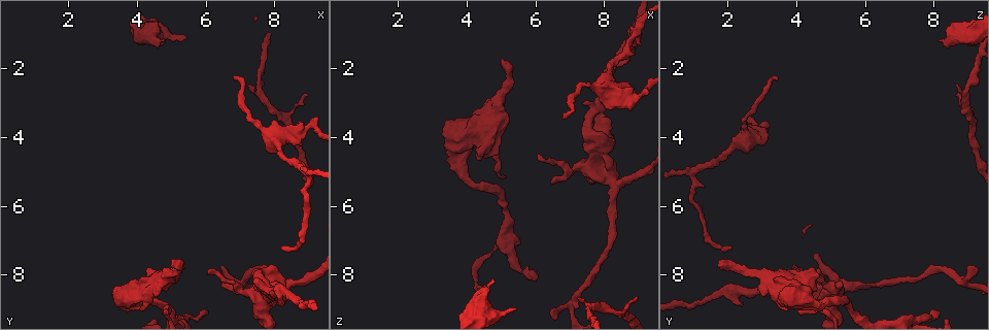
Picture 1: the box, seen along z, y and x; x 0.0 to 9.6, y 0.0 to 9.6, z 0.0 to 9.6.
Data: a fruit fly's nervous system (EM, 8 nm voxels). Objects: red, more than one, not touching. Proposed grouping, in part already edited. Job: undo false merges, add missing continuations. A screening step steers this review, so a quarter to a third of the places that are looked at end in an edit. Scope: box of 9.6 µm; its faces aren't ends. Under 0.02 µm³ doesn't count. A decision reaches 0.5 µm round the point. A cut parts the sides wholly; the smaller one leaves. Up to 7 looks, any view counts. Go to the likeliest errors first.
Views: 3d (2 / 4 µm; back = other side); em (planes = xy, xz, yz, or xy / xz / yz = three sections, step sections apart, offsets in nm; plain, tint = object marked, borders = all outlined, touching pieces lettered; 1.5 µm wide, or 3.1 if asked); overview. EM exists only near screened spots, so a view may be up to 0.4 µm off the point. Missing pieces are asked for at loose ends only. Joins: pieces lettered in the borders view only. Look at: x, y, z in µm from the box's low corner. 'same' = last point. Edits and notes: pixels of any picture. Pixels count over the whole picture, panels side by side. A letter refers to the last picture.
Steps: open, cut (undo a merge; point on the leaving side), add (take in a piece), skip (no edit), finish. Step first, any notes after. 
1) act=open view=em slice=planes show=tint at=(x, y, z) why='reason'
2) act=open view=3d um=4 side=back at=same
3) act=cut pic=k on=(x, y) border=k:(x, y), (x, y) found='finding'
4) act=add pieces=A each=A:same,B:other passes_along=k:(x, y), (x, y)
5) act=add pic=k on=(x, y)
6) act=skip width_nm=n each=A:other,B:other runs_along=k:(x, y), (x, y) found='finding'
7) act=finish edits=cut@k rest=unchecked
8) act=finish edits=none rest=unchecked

act=open view=em slice=planes show=borders at=(4.85, 1.20, 8.20) why='free end'

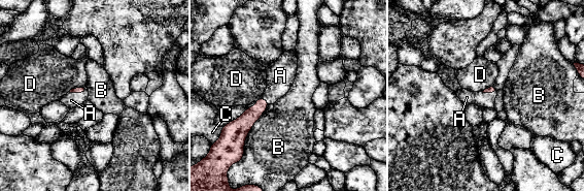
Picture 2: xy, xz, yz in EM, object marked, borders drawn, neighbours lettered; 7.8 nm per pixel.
act=add pieces=A each=A:same,B:other,C:other,D:other passes_along=2:(79, 89), (77, 92), (71, 100) found='the cell continues'

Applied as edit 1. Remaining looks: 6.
act=open view=overview

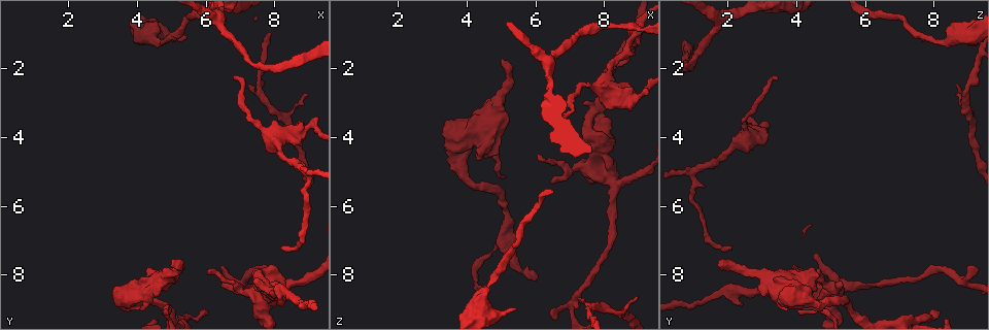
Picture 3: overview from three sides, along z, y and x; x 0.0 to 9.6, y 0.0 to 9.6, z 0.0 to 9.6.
act=open view=3d um=2 side=back at=(5.05, 7.60, 1.70) why='free end'

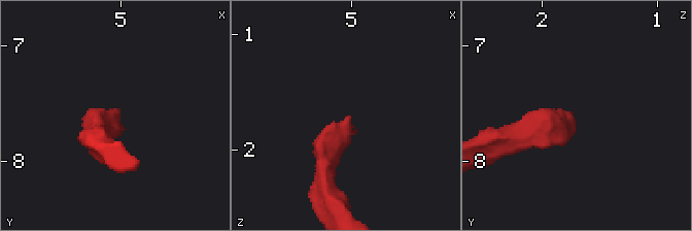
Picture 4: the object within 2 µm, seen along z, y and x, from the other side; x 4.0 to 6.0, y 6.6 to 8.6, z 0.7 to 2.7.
act=open view=em slice=planes show=borders at=(5.00, 7.66, 1.72)

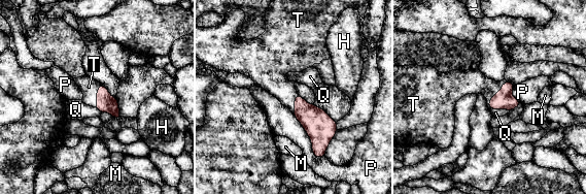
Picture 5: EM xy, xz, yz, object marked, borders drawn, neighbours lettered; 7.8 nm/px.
act=add pieces=T width_nm=140 each=H:other,M:other,P:other,Q:other,T:same passes_along=5:(503, 99), (496, 92), (471, 82) found='it goes on there'

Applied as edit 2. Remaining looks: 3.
act=open view=overview why='see it whole again'

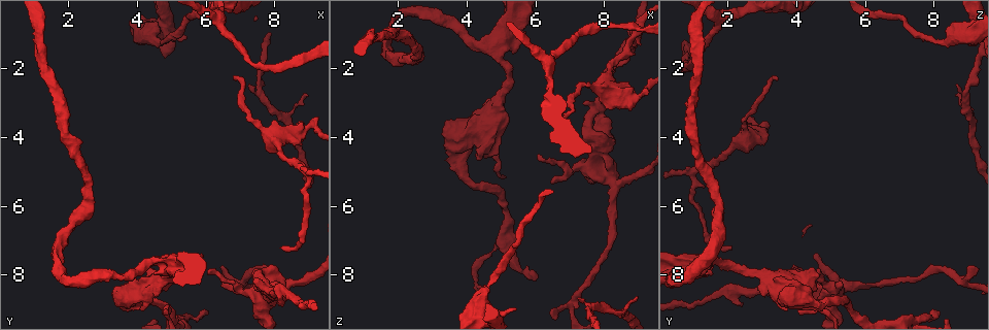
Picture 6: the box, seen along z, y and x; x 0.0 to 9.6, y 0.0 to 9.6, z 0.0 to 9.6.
act=open view=em slice=planes show=borders at=(9.00, 2.80, 8.65) why='thin end'

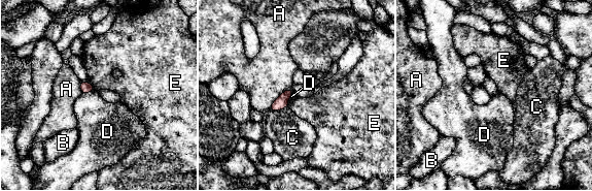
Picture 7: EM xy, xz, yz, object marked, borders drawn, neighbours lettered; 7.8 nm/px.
act=skip longest_contact=A:240nm each=A:other,B:other,C:other,D:other,E:other border=7:(94, 90), (82, 94) found='none of them fits'

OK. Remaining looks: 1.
act=finish edits=add@2,add@5 rest=unchecked

